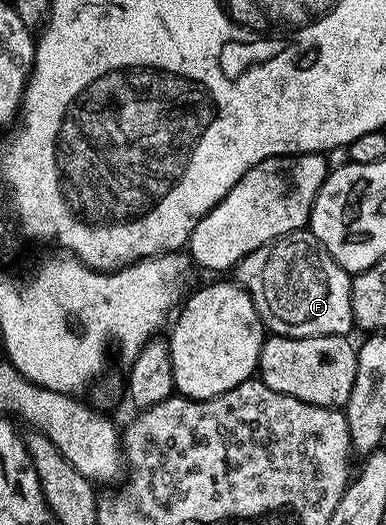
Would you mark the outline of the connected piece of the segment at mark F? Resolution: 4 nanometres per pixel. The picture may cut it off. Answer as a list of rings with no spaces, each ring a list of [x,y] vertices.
[[[310,229],[294,230],[283,238],[274,238],[269,244],[249,252],[234,267],[233,278],[253,300],[264,327],[271,334],[283,334],[287,338],[312,338],[330,334],[350,335],[355,326],[351,303],[352,275],[329,256],[327,249],[313,236]]]

